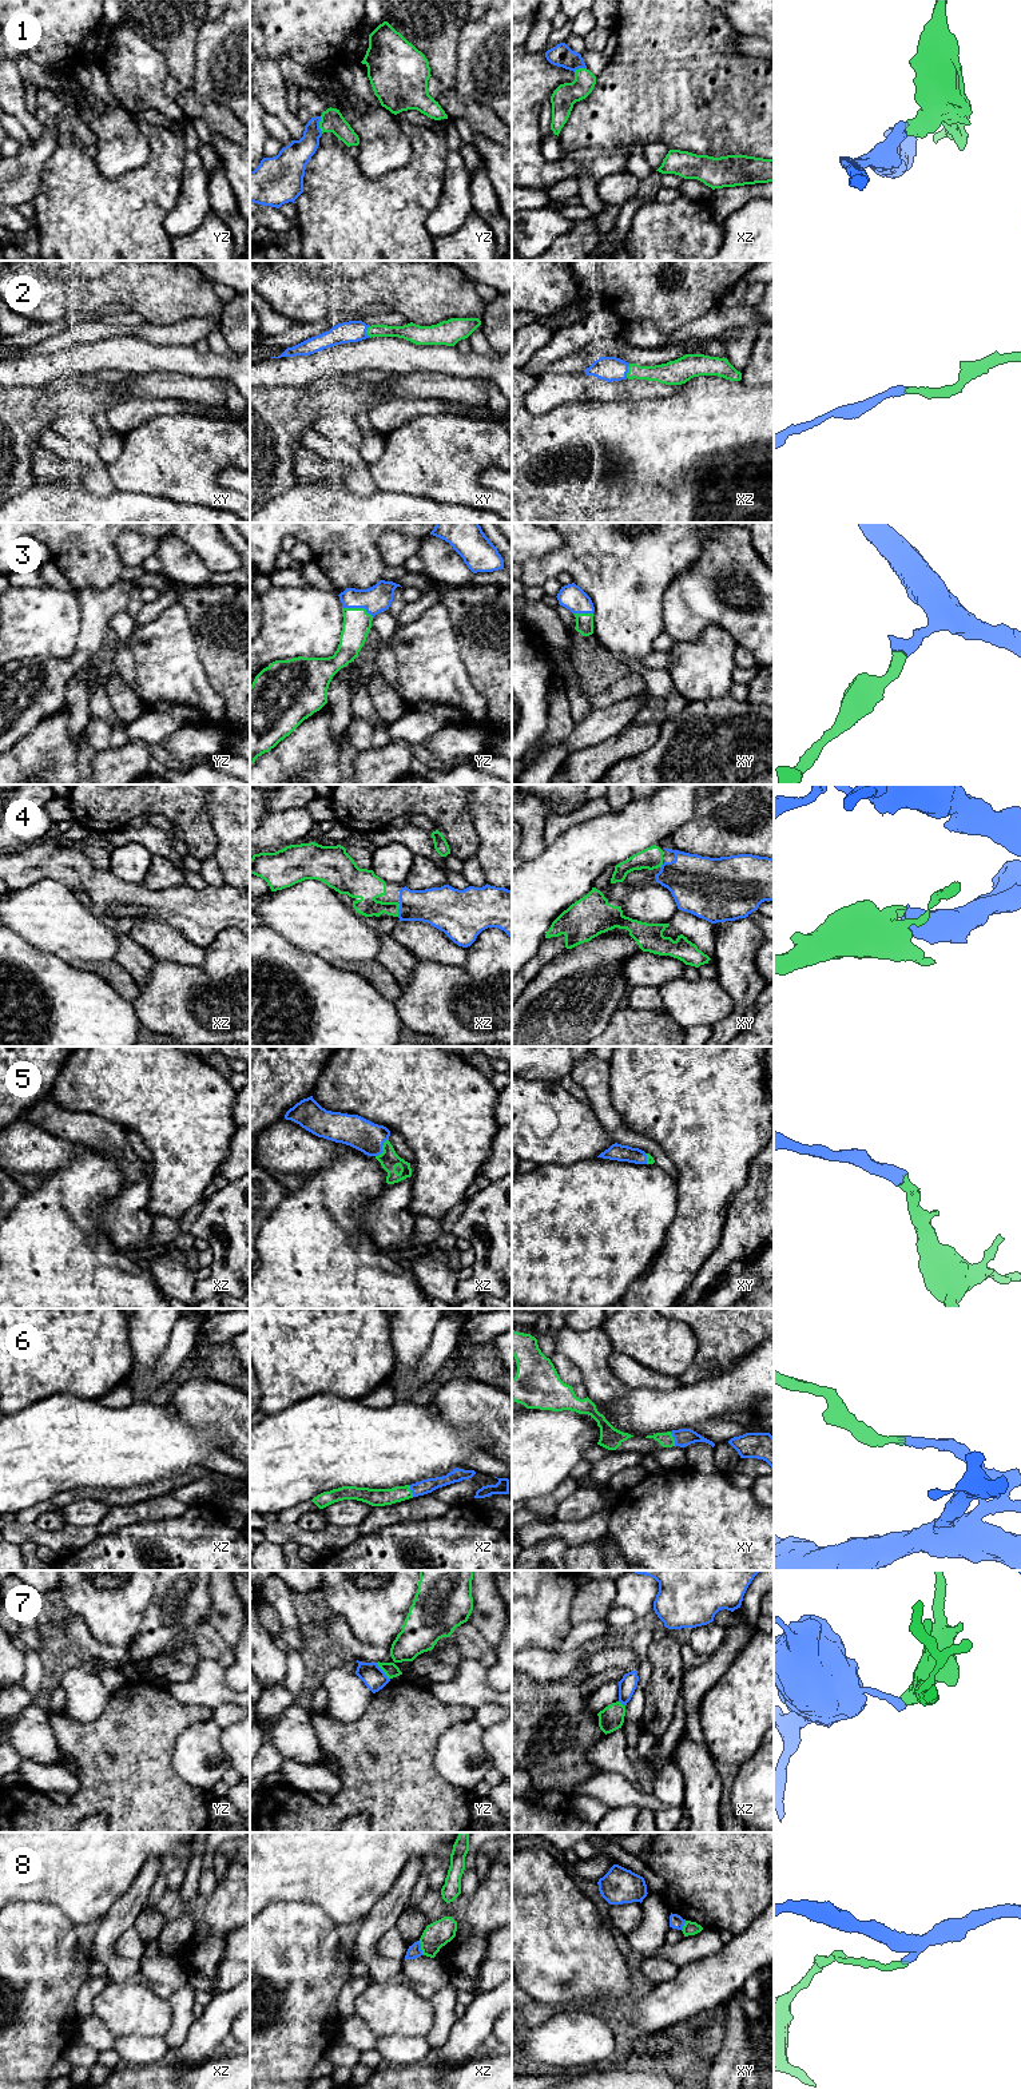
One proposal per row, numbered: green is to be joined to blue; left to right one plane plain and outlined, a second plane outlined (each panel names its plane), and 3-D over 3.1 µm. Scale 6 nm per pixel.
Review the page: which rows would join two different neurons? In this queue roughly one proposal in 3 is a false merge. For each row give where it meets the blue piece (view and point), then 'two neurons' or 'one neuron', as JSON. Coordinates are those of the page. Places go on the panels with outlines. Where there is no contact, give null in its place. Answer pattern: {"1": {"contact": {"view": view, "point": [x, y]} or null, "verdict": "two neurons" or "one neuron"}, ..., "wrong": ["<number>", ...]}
{"1": {"contact": {"view": "yz", "point": [318, 124]}, "verdict": "one neuron"}, "2": {"contact": {"view": "xz", "point": [627, 370]}, "verdict": "one neuron"}, "3": {"contact": {"view": "yz", "point": [358, 607]}, "verdict": "one neuron"}, "4": {"contact": {"view": "xz", "point": [398, 910]}, "verdict": "one neuron"}, "5": {"contact": {"view": "xz", "point": [381, 1148]}, "verdict": "one neuron"}, "6": {"contact": {"view": "xy", "point": [674, 1438]}, "verdict": "one neuron"}, "7": {"contact": {"view": "yz", "point": [382, 1671]}, "verdict": "two neurons"}, "8": {"contact": {"view": "xz", "point": [420, 1947]}, "verdict": "two neurons"}, "wrong": ["7", "8"]}

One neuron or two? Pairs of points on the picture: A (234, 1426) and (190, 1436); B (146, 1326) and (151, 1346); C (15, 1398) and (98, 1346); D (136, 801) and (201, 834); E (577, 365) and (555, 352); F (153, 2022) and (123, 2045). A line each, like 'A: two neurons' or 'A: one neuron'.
A: two neurons
B: one neuron
C: one neuron
D: one neuron
E: two neurons
F: two neurons

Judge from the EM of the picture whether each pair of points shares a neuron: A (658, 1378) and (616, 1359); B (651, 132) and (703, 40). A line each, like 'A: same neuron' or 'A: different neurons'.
A: same neuron
B: same neuron

